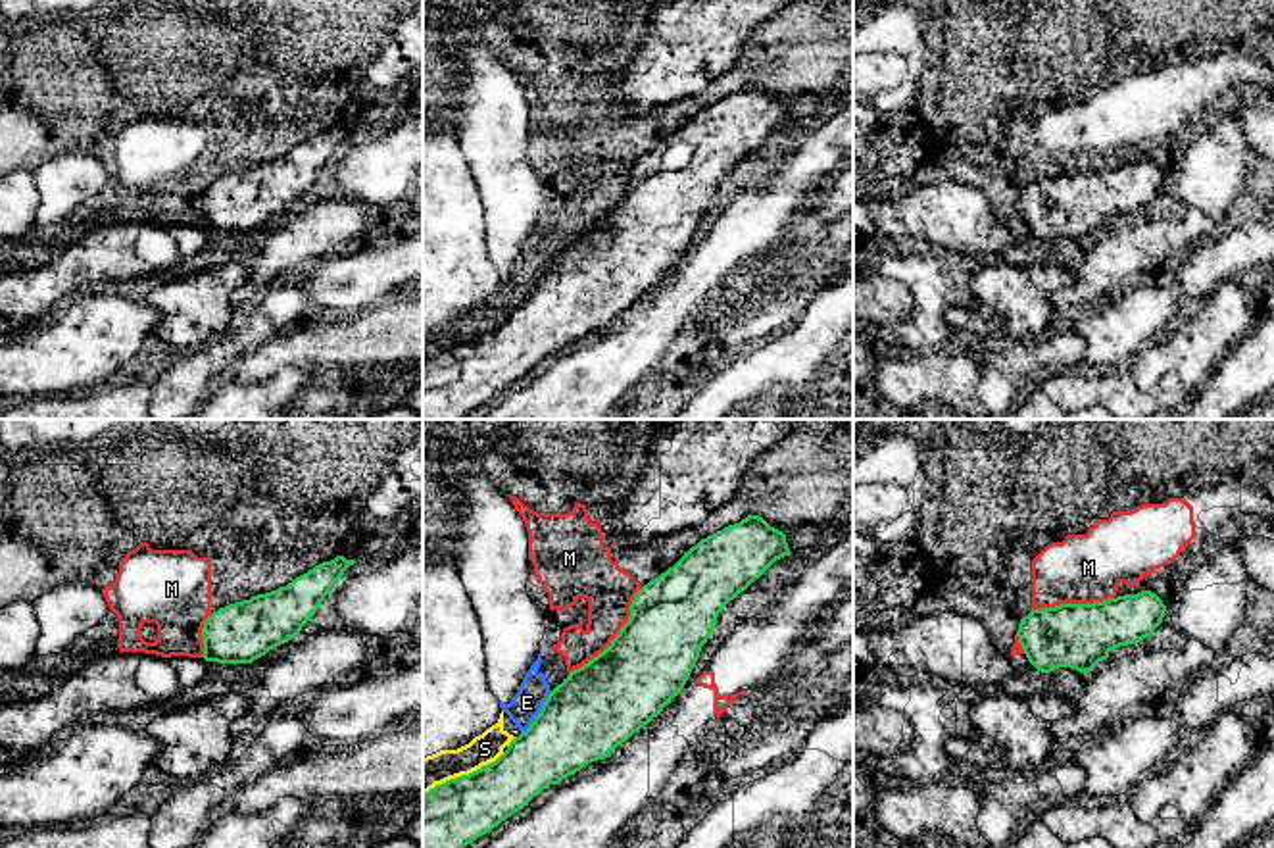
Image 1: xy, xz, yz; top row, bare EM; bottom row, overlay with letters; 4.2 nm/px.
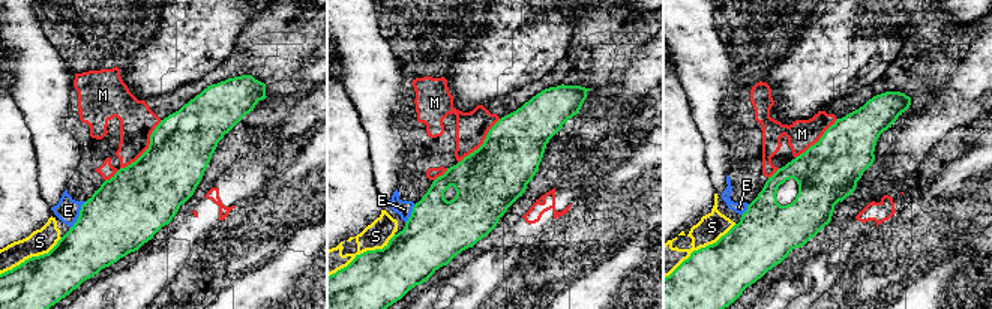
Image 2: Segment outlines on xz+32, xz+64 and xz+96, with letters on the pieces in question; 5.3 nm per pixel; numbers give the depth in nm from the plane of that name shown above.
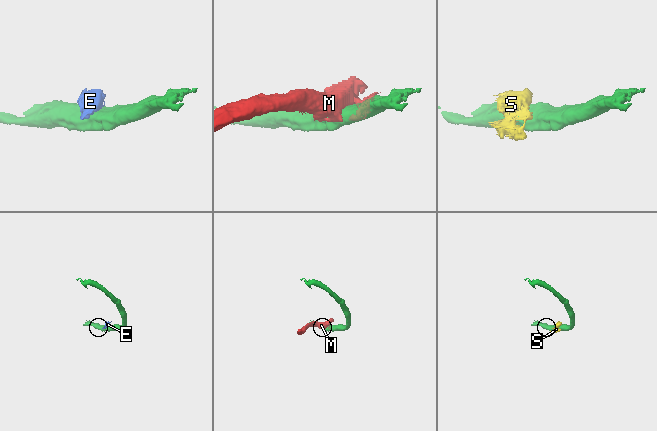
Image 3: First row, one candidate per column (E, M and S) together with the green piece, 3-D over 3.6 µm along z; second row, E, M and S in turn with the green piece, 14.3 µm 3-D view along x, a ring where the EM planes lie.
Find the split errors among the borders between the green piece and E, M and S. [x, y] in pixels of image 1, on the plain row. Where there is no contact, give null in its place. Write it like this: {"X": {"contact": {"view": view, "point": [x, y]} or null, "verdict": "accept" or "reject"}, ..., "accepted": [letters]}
{"E": {"contact": {"view": "xz", "point": [540, 281]}, "verdict": "reject"}, "M": {"contact": {"view": "xz", "point": [617, 204]}, "verdict": "reject"}, "S": {"contact": {"view": "xz", "point": [464, 345]}, "verdict": "reject"}, "accepted": []}

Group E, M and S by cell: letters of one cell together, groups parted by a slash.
E / M / S

